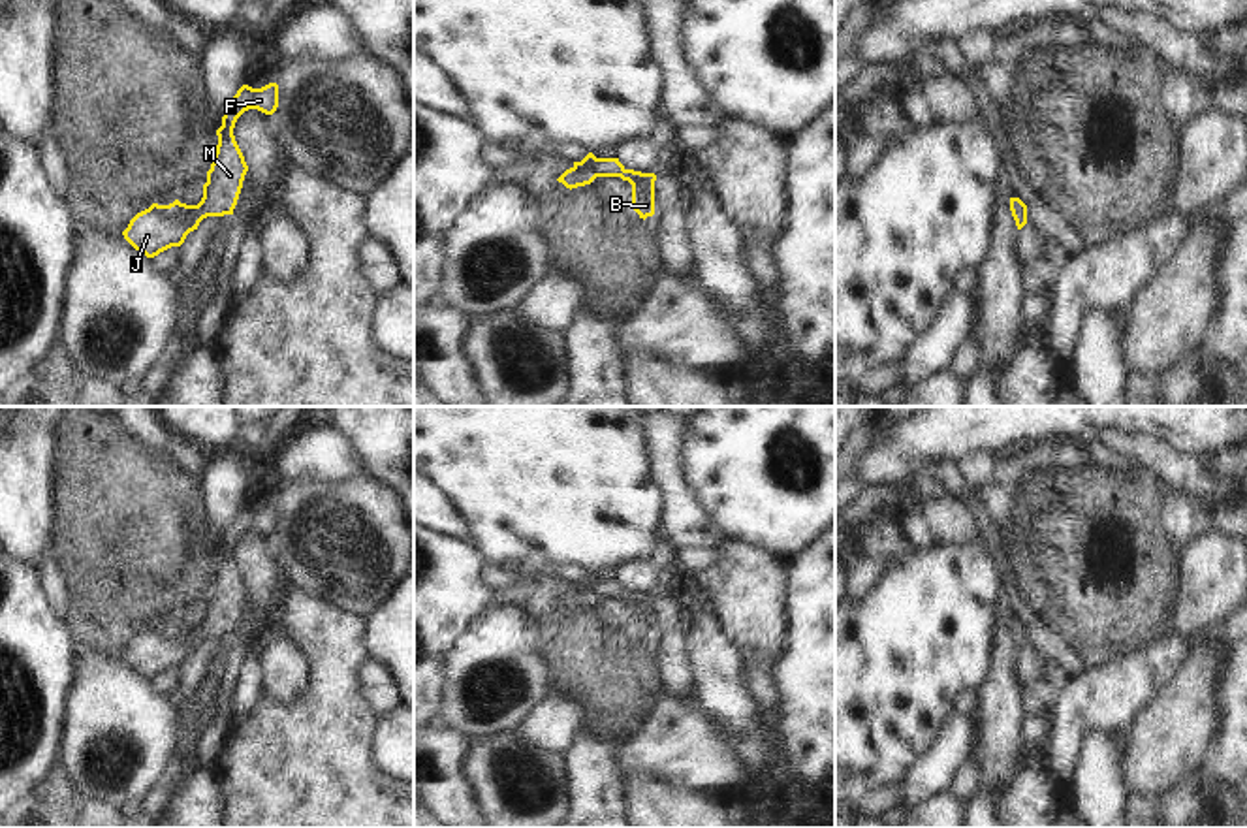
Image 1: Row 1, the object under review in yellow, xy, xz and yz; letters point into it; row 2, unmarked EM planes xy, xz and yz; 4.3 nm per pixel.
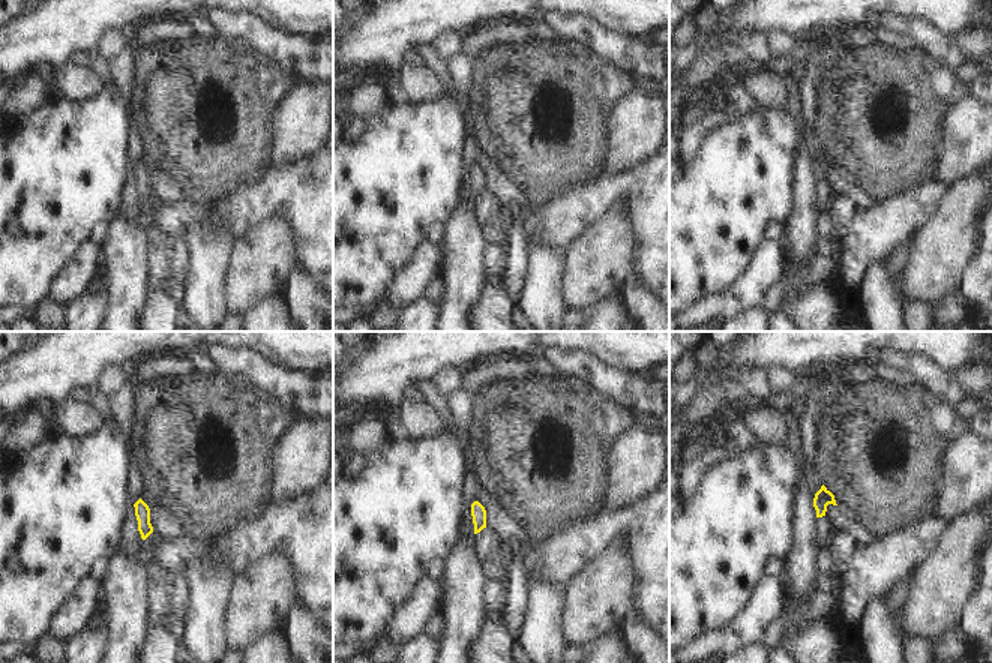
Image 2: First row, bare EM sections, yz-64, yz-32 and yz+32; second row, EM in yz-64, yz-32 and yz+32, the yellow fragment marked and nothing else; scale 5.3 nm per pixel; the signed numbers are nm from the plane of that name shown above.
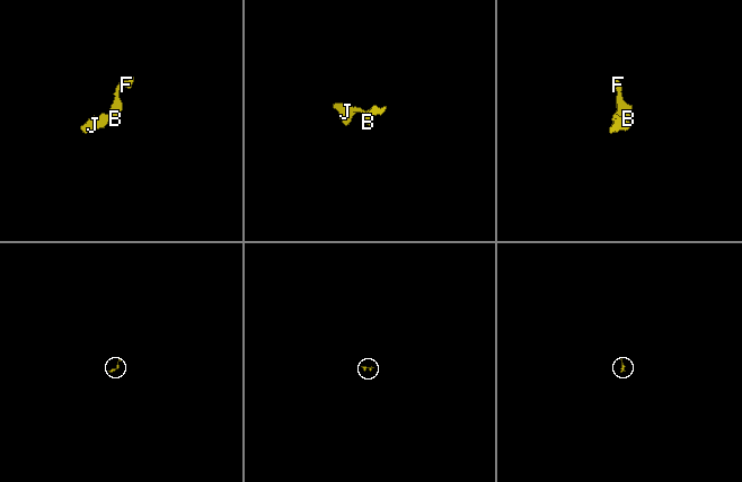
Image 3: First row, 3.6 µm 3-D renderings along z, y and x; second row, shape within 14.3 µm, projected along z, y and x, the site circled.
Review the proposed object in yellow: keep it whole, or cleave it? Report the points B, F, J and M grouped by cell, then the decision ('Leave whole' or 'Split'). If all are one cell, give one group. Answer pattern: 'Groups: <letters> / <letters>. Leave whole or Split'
Groups: B F J M. Leave whole

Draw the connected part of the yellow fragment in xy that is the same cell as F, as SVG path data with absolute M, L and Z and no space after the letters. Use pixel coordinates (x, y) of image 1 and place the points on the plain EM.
M269 504L261 510L243 506L226 529L222 548L216 551L218 566L214 583L207 593L203 619L197 627L186 627L175 621L169 627L152 625L137 634L122 653L124 661L147 679L181 668L186 657L197 651L207 638L233 636L248 587L235 563L233 549L237 540L258 531L273 536L278 529L278 506Z

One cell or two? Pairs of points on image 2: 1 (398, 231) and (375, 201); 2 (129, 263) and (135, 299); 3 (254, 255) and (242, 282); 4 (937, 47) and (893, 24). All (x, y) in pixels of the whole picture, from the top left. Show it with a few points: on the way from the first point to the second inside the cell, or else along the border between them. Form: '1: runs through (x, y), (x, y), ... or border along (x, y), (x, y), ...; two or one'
1: runs through (390, 224), (375, 209); one
2: runs through (129, 272), (129, 290); one
3: runs through (254, 261), (254, 270), (248, 276); one
4: runs through (926, 36), (917, 29), (904, 26); one

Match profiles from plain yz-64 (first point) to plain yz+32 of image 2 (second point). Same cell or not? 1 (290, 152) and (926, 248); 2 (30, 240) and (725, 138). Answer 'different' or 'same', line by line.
1: different
2: same

